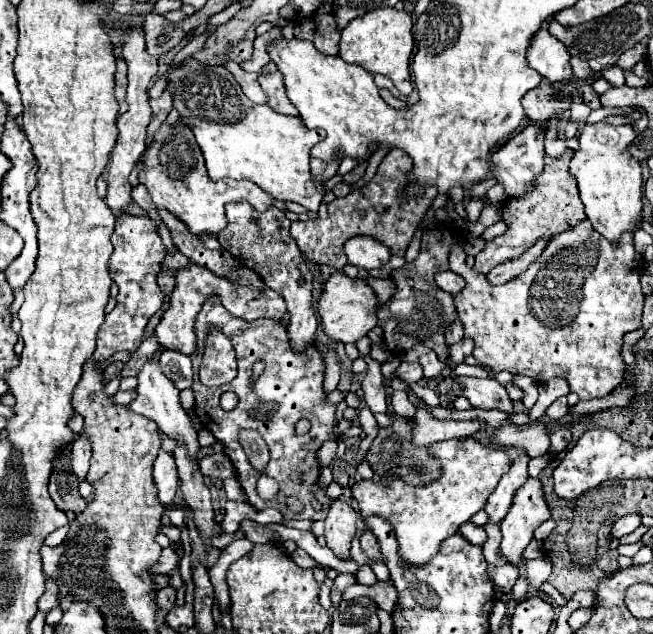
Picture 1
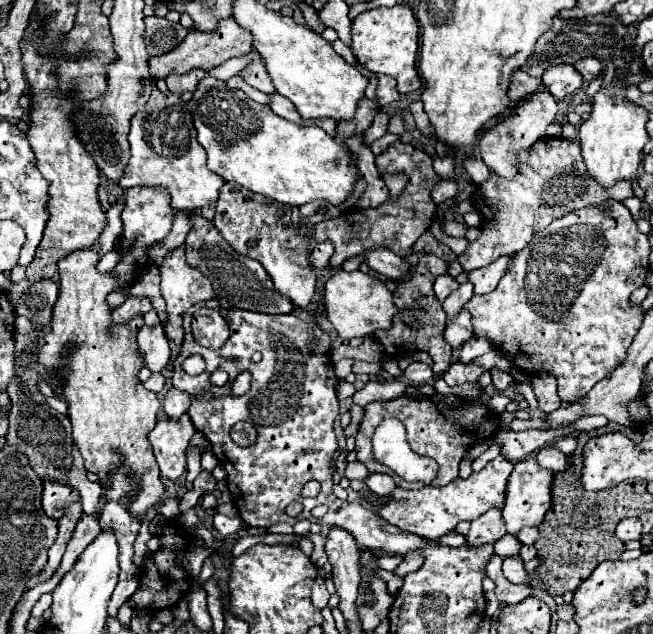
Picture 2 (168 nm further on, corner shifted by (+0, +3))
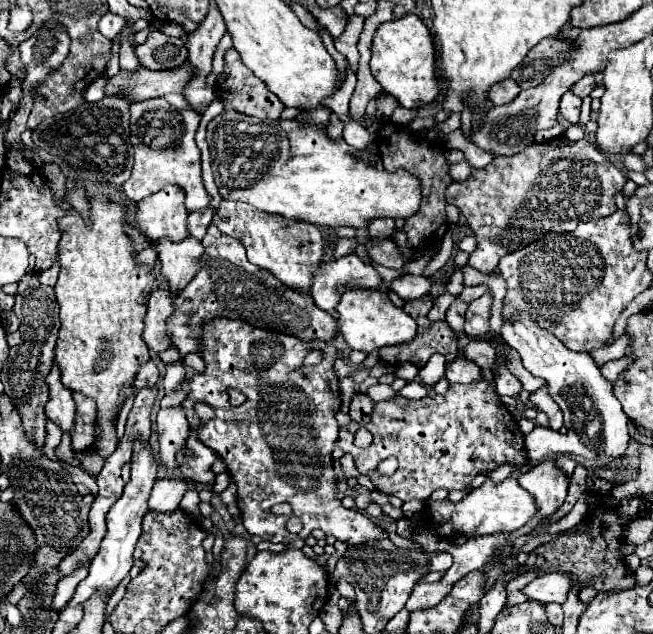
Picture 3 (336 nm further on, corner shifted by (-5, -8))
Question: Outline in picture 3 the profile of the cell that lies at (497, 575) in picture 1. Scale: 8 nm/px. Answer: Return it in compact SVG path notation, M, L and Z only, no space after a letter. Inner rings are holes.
M552 571L552 573L540 575L530 585L526 585L524 595L528 595L528 599L540 601L540 603L562 605L568 597L570 587L572 587L572 579L568 579L566 575L562 575L558 571Z

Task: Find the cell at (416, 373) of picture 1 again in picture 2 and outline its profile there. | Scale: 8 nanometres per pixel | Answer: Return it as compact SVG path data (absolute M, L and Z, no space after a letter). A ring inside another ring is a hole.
M411 362L405 370L403 370L403 376L411 382L411 384L425 384L431 376L433 376L433 370L431 366L423 364L423 362Z

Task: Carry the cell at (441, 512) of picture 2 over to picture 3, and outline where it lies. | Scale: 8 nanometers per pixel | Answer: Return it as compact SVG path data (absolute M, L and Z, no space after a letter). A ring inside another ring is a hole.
M514 477L504 479L500 485L494 485L492 481L484 481L478 489L468 493L460 503L444 501L432 501L430 503L432 515L430 525L438 531L442 537L450 537L454 533L474 533L474 535L490 535L490 533L510 533L520 527L524 527L538 511L538 505L534 497L518 485Z

